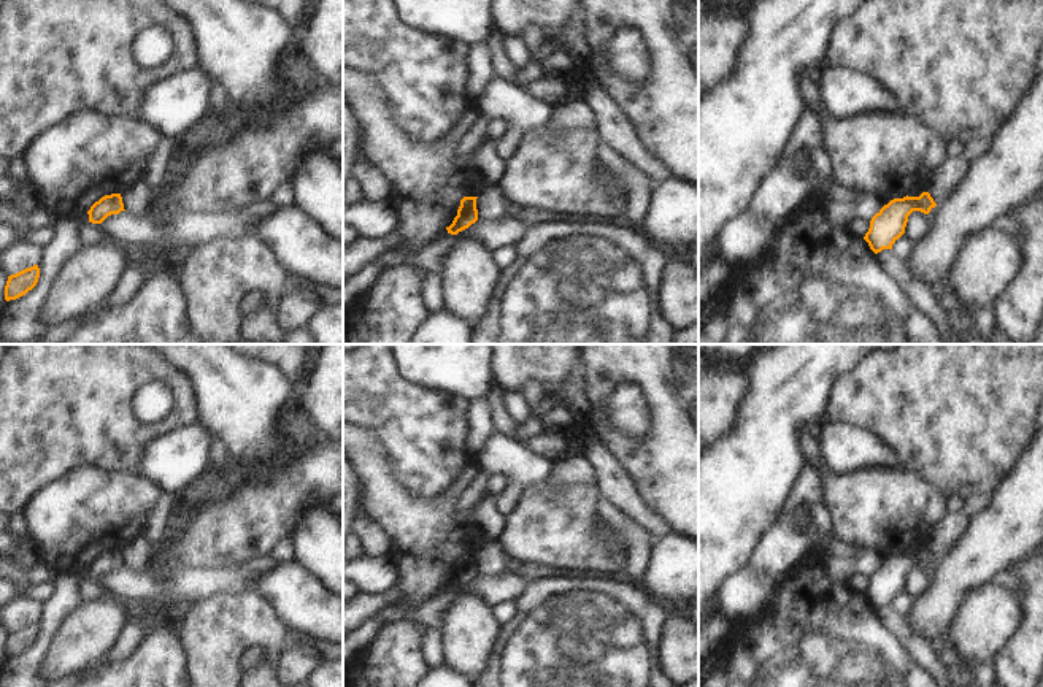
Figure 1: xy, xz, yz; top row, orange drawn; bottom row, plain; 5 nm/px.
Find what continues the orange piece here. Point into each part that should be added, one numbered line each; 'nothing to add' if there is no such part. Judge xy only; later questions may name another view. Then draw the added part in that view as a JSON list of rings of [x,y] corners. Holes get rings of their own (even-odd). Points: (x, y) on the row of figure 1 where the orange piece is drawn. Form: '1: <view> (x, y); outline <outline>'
nothing to add

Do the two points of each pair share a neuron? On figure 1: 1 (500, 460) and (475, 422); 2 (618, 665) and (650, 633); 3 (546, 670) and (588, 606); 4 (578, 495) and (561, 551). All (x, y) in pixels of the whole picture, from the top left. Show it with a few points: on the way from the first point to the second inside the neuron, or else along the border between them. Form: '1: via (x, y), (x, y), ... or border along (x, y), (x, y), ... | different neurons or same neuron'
1: border along (492, 432), (475, 459) | different neurons
2: via (626, 657), (642, 641) | same neuron
3: via (562, 654), (588, 629), (588, 622) | same neuron
4: via (578, 510), (575, 518), (561, 532), (561, 537) | same neuron

